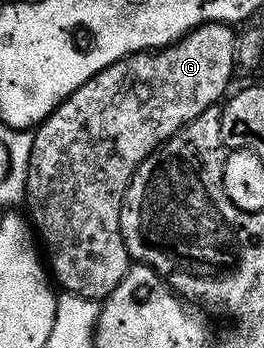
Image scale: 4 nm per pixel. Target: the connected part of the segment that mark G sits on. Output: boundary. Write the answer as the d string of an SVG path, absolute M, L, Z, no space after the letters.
M205 22L202 26L196 26L190 34L183 35L178 42L164 46L162 50L143 50L139 54L128 54L126 58L120 58L115 64L103 68L95 76L91 76L91 80L87 80L82 86L75 88L75 92L71 92L71 96L67 96L67 100L58 104L54 108L53 114L47 116L45 121L32 131L33 143L31 144L27 184L23 198L26 203L29 201L27 218L36 237L40 239L43 246L43 241L45 241L44 249L47 251L48 269L51 271L56 285L62 291L78 294L84 298L104 300L109 297L110 292L119 284L119 280L123 280L123 276L129 271L131 259L125 242L121 239L121 201L133 178L133 171L143 160L147 160L147 156L151 156L151 152L155 152L168 138L175 136L175 132L179 132L187 124L191 124L191 120L195 120L195 116L199 116L199 112L207 112L207 108L218 105L226 97L227 91L230 89L229 81L232 80L233 74L235 75L237 64L235 52L237 51L238 35L235 30L233 34L233 30L232 25L223 22Z

